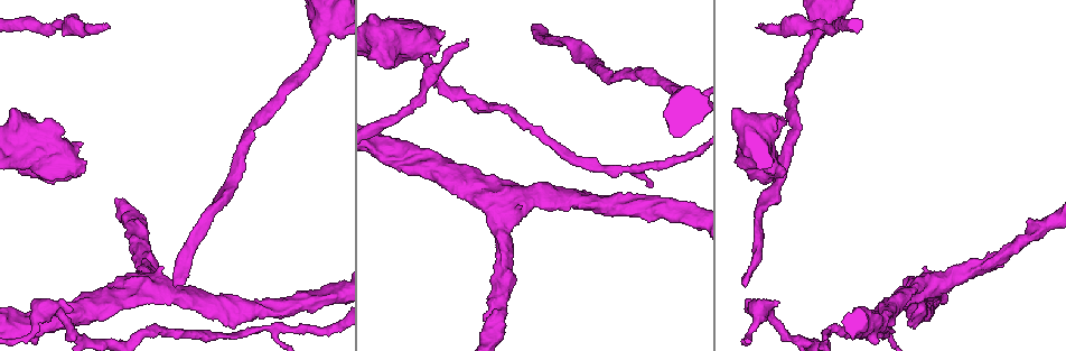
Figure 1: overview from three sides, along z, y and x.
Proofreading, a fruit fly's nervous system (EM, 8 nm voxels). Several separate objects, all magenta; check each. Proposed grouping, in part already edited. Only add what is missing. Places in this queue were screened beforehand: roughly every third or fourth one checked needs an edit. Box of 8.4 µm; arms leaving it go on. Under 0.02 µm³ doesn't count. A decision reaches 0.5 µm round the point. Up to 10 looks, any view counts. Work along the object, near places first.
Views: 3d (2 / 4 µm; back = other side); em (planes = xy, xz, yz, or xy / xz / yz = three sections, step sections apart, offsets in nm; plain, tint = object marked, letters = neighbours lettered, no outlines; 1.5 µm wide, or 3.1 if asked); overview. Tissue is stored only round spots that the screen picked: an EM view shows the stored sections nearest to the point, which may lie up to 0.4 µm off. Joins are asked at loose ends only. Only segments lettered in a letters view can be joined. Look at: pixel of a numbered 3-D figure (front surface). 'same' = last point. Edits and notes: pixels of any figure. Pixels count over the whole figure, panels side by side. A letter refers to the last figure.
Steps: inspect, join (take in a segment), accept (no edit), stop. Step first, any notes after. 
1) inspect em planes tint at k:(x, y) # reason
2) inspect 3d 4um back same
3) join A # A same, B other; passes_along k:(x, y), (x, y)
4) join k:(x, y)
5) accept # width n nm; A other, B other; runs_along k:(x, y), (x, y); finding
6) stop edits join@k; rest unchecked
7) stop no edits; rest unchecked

inspect em xy step 8 plain at 1:(444, 30) # an open end

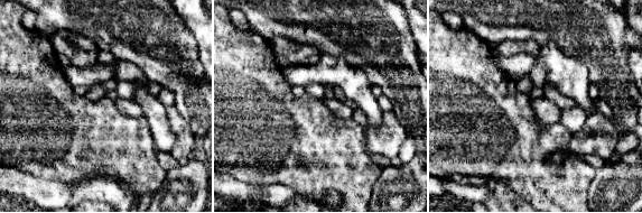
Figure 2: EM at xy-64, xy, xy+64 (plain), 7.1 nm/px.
inspect em xy step 8 letters same

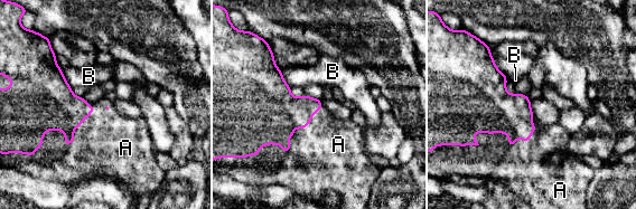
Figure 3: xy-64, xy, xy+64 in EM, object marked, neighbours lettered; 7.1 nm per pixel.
join A # A same, B other; passes_along 3:(270, 113), (301, 127), (334, 140); it goes on there

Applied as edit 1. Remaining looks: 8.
inspect 3d 2um at 1:(107, 27) # an open end

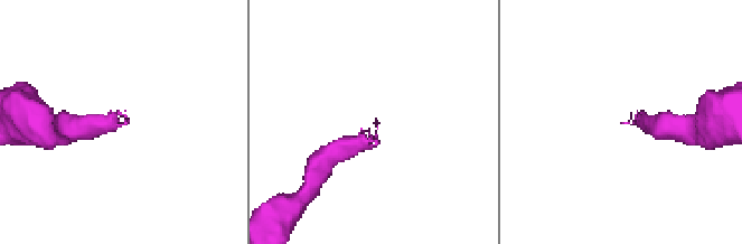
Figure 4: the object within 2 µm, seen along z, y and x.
inspect em planes letters at 4:(127, 123)

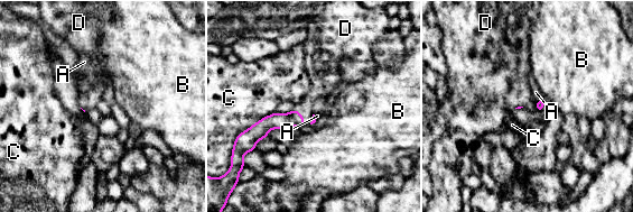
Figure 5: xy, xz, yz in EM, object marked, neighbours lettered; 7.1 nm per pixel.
join D # longest_contact C 280 nm; A other, B other, C other, D same; the neuron continues

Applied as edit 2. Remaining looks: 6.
inspect em planes plain at 1:(70, 313) # an open end

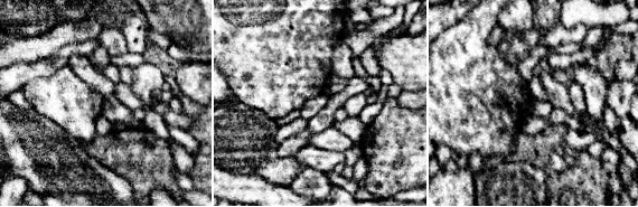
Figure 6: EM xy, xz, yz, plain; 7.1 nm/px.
inspect em planes letters same # see the neighbours

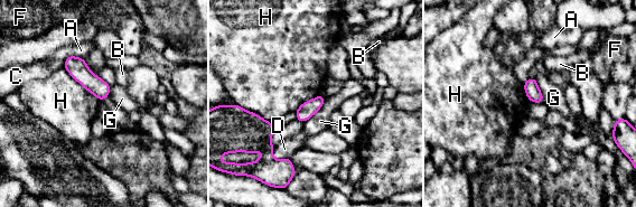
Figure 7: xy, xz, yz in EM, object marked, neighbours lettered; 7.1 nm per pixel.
accept # A other, B other, C other, D other, F other, G other, H other; border 7:(64, 67), (100, 100); none of them fits

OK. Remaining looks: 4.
stop edits join@3, join@5; rest unchecked

